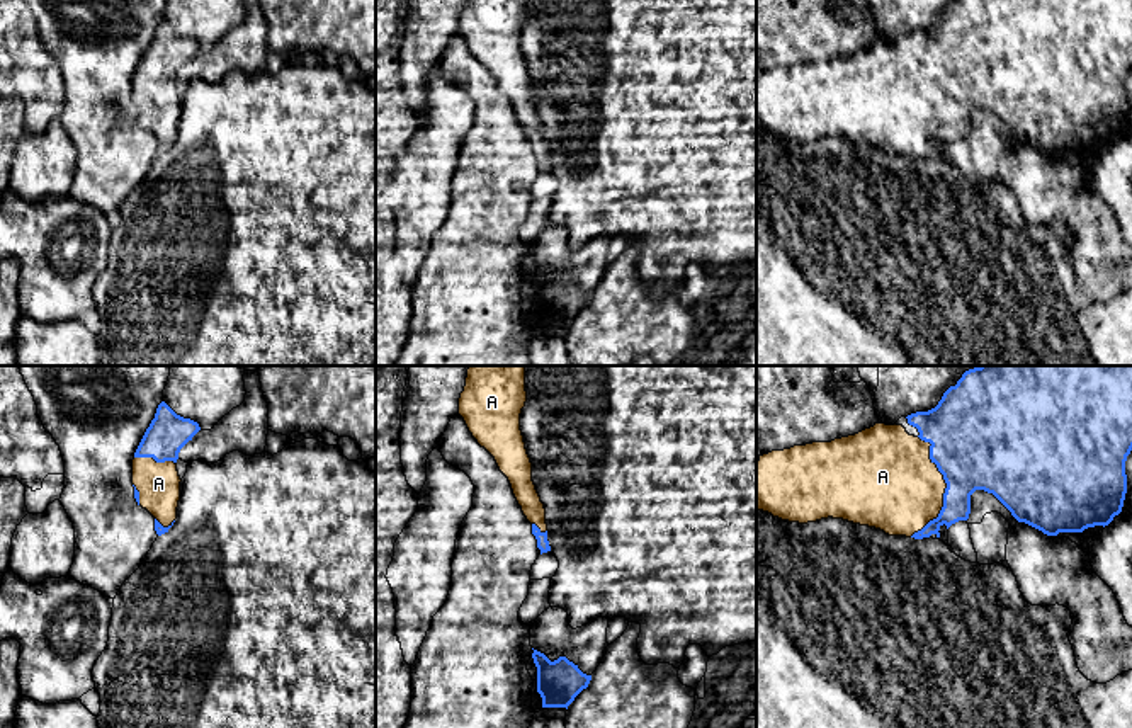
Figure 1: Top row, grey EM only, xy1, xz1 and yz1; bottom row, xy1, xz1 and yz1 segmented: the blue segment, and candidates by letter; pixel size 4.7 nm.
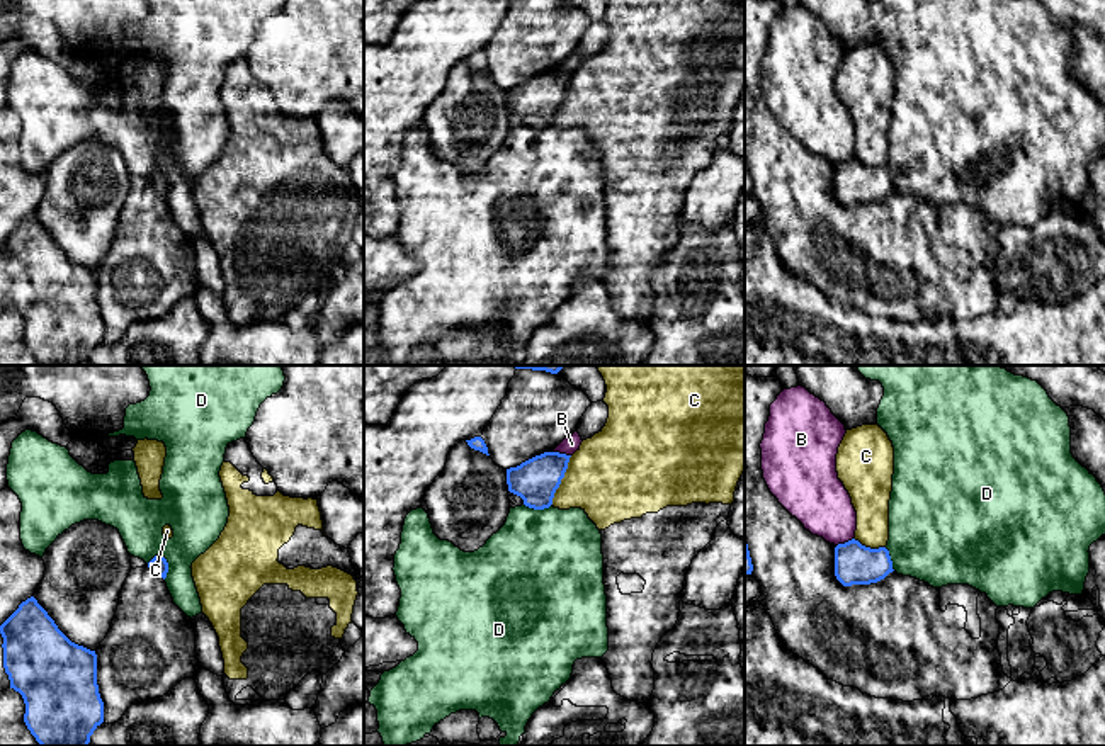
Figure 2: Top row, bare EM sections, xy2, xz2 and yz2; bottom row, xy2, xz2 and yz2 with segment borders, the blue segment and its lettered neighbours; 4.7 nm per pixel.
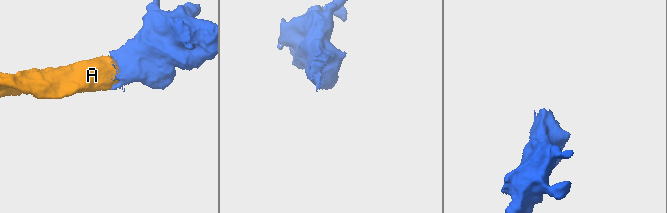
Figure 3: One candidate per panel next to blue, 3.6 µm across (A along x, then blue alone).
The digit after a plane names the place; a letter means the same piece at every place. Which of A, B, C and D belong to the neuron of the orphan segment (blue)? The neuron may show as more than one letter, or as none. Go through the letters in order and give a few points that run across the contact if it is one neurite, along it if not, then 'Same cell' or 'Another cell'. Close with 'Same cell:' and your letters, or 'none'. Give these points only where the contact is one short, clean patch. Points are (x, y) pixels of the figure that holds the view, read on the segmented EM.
A: Same cell
B: Another cell
C: Another cell
D: Line: xy2 (155, 554), (160, 554), (167, 563), (165, 578). Another cell
Same cell: A

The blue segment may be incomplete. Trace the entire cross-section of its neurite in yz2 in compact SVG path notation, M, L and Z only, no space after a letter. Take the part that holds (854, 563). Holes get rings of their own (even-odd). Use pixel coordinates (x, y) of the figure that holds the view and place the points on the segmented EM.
M855 539L835 547L835 576L843 586L877 583L892 571L886 547L870 549Z

